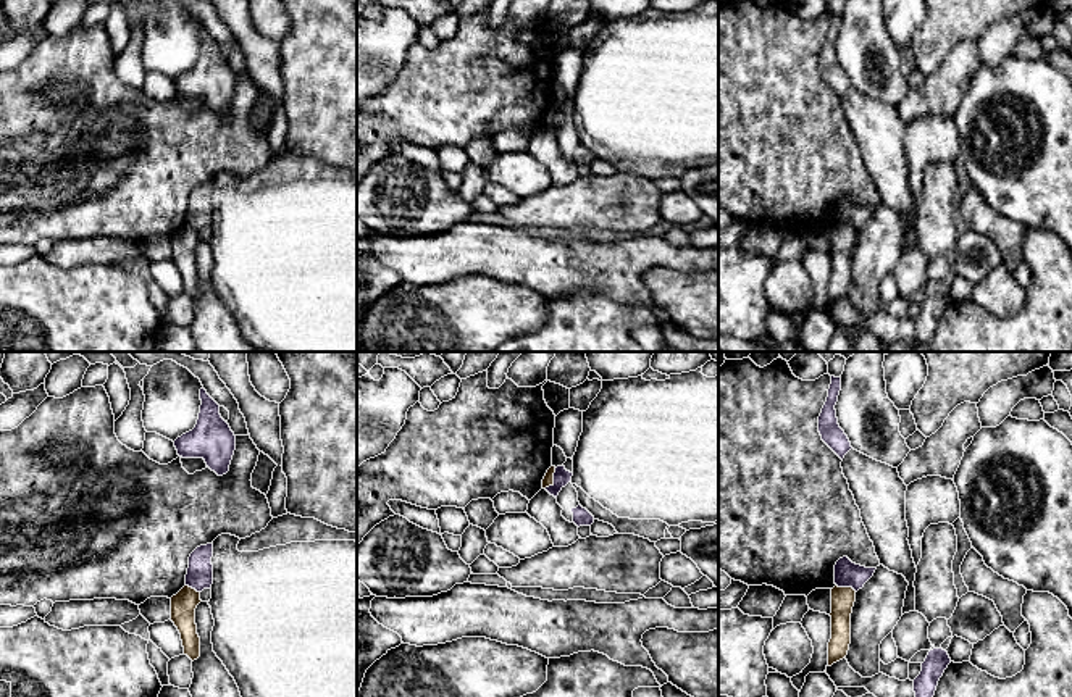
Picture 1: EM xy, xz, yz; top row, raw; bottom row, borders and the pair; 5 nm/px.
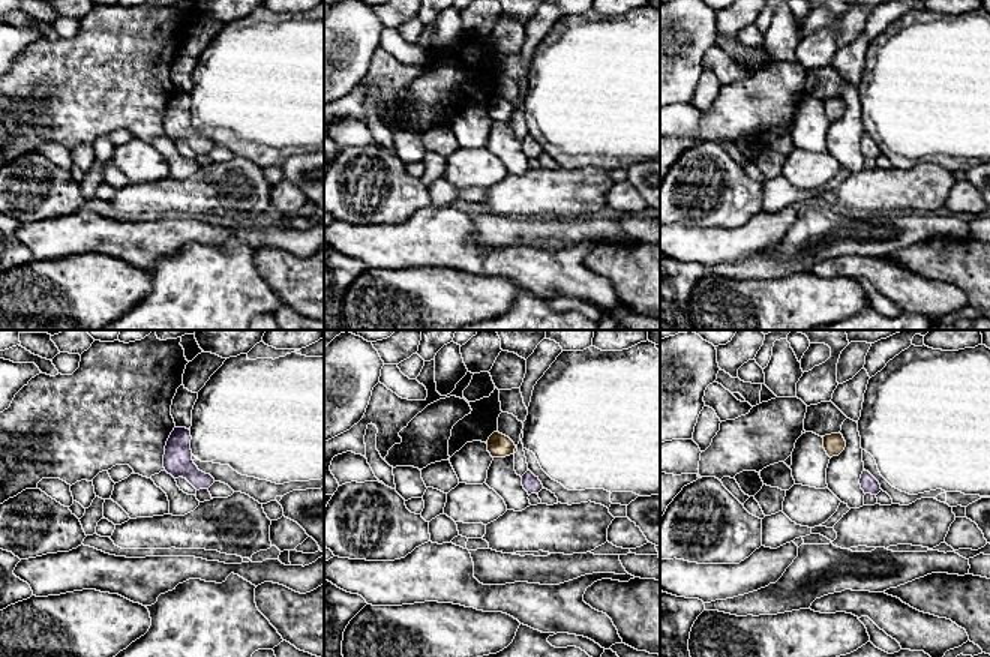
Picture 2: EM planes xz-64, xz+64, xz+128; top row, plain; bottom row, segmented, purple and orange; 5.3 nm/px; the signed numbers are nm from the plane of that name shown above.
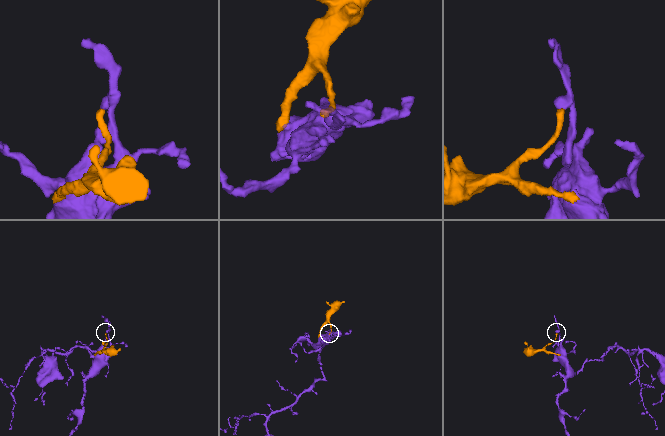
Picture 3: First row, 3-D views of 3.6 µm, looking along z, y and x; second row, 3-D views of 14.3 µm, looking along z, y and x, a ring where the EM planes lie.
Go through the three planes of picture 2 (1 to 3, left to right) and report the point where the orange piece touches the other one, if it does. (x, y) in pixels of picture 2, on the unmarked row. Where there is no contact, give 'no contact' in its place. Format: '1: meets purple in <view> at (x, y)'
1: no contact
2: no contact
3: no contact

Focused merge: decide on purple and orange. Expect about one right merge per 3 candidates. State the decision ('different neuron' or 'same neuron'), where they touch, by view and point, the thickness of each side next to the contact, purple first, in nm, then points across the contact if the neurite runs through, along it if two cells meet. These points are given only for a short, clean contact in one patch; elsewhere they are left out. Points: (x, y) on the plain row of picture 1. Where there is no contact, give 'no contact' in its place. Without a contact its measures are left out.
different neuron; meets purple in xz at (554, 118); 80 nm thick on the purple side, 50 nm on the other

